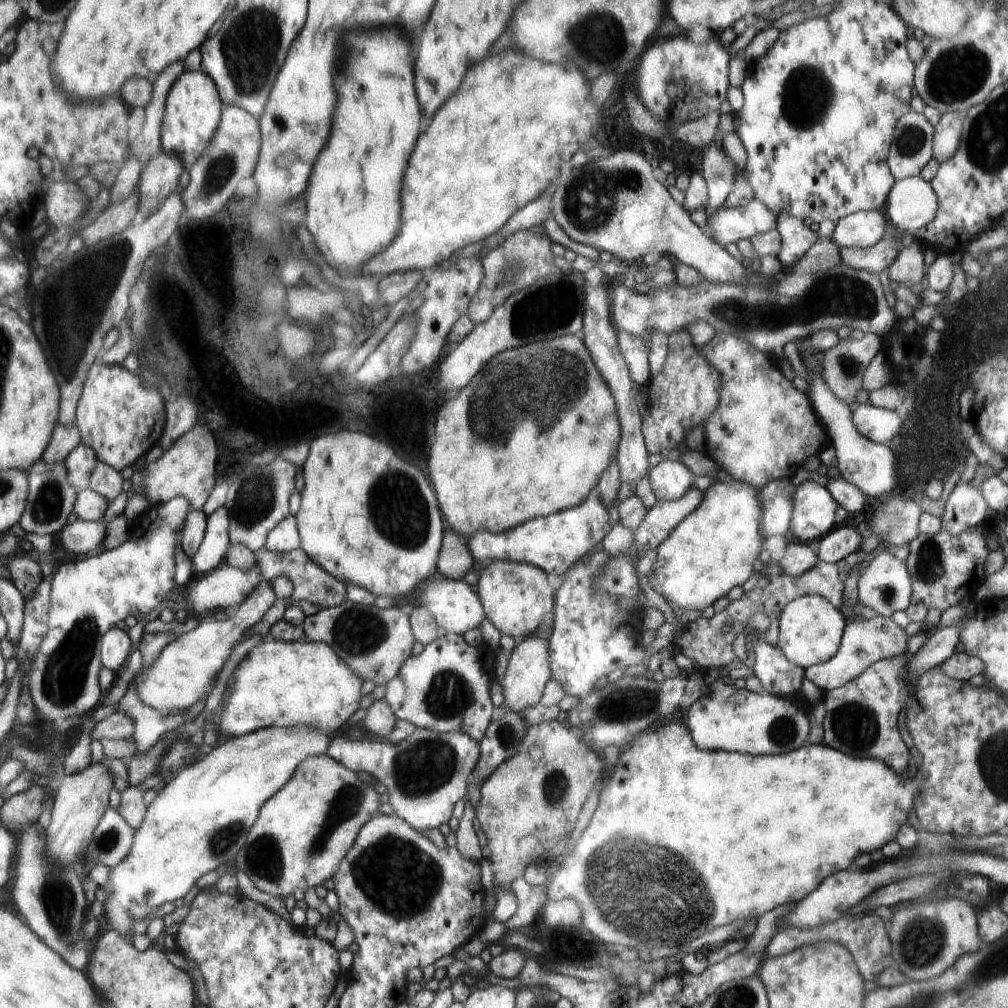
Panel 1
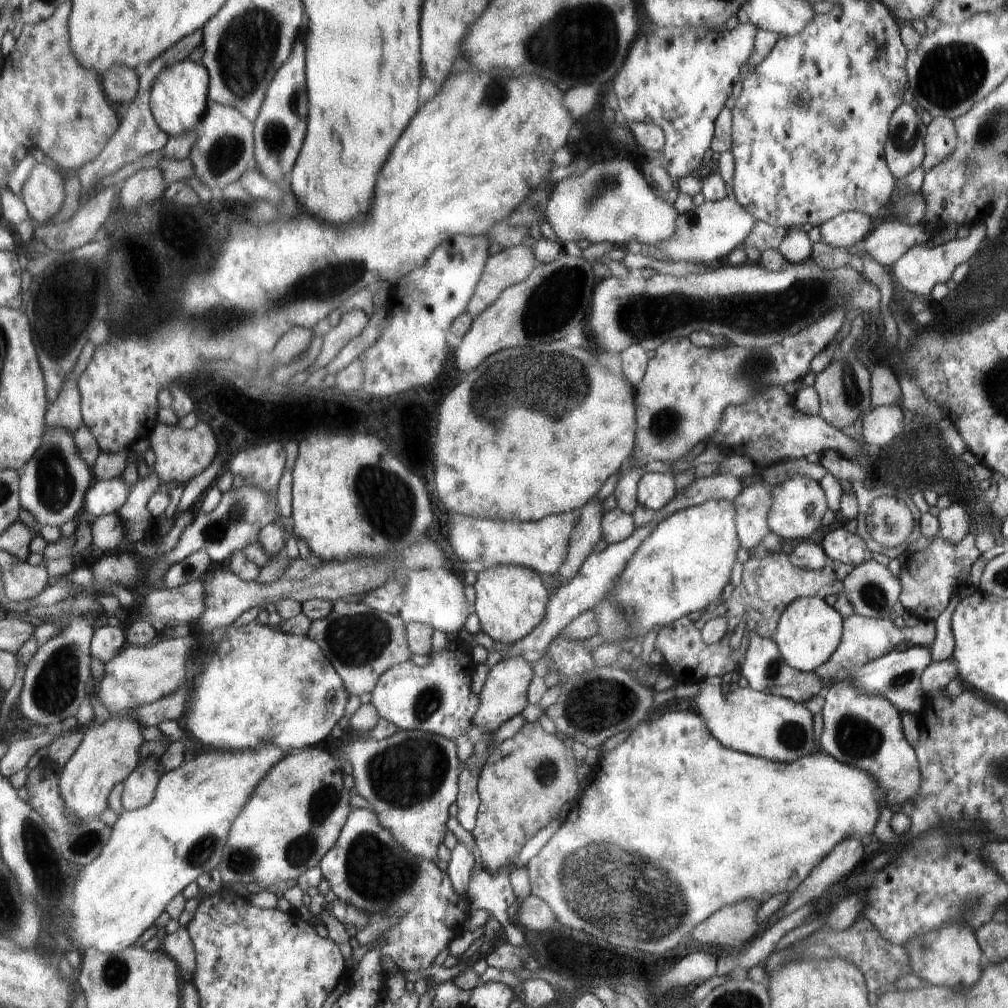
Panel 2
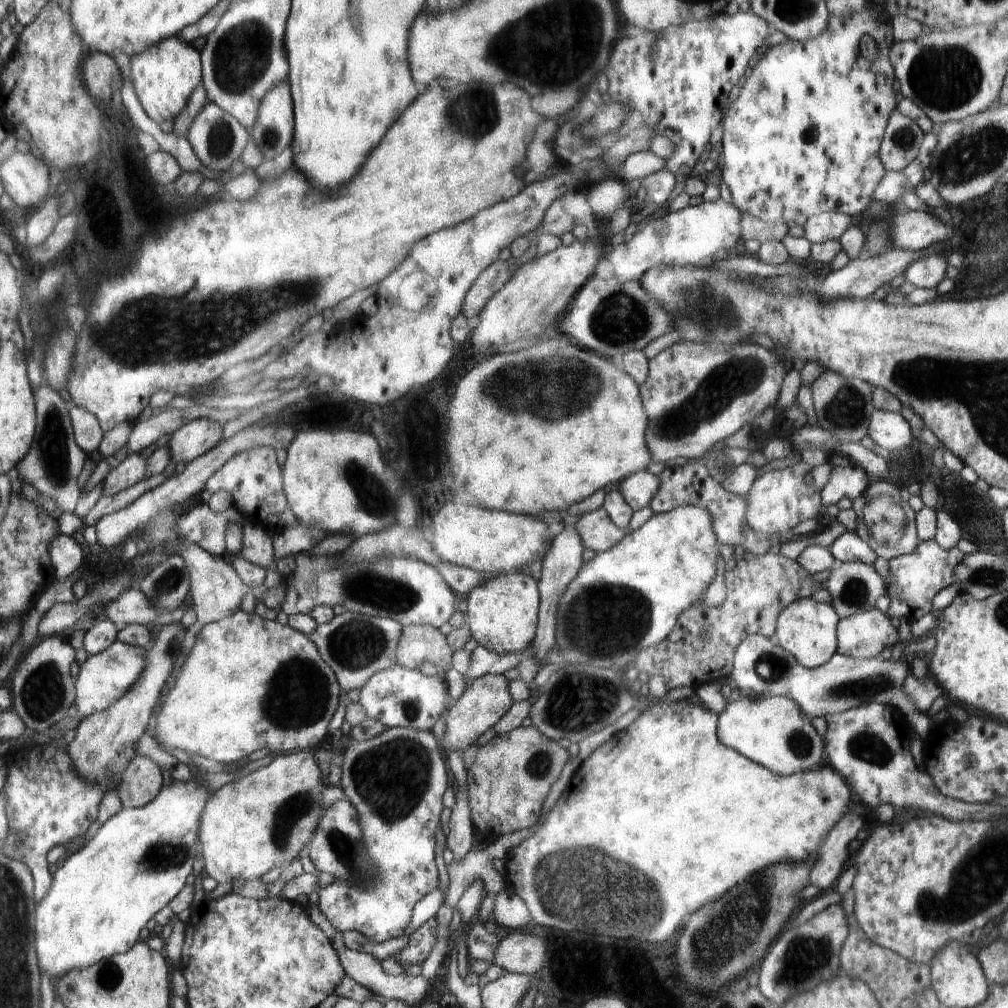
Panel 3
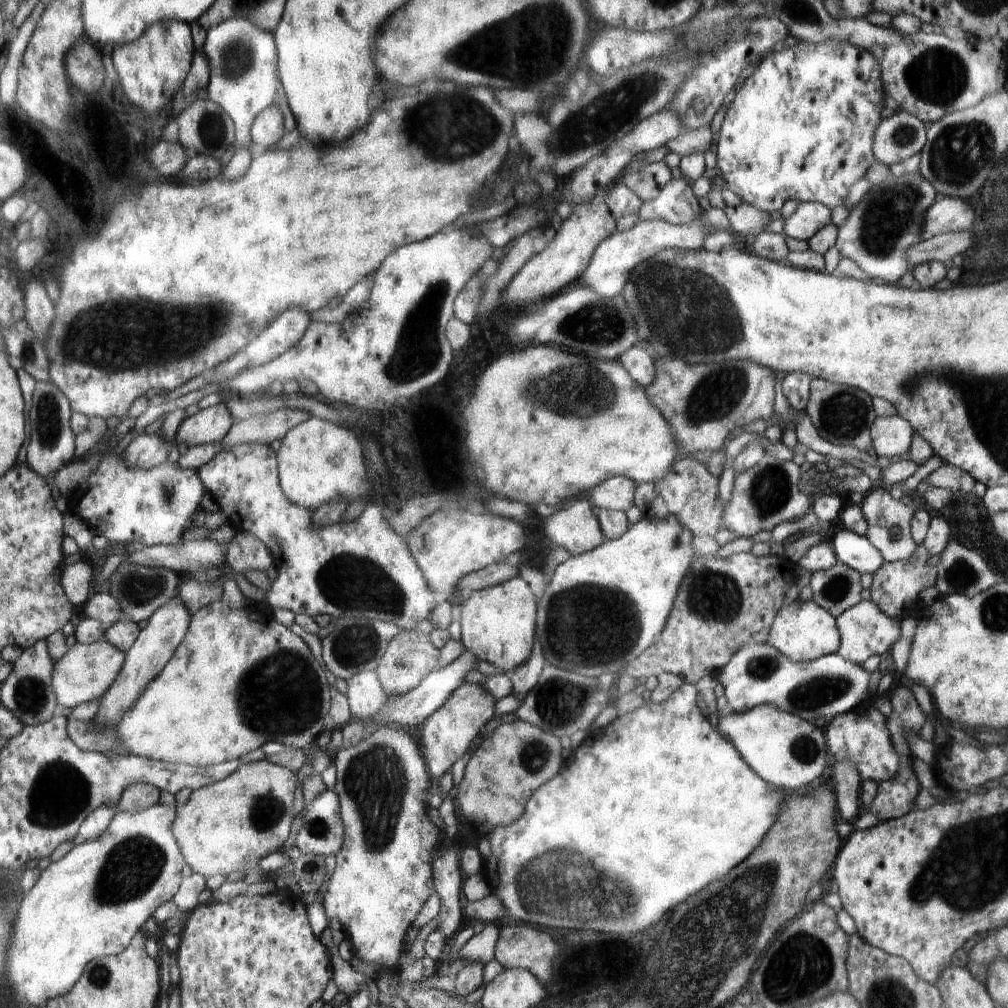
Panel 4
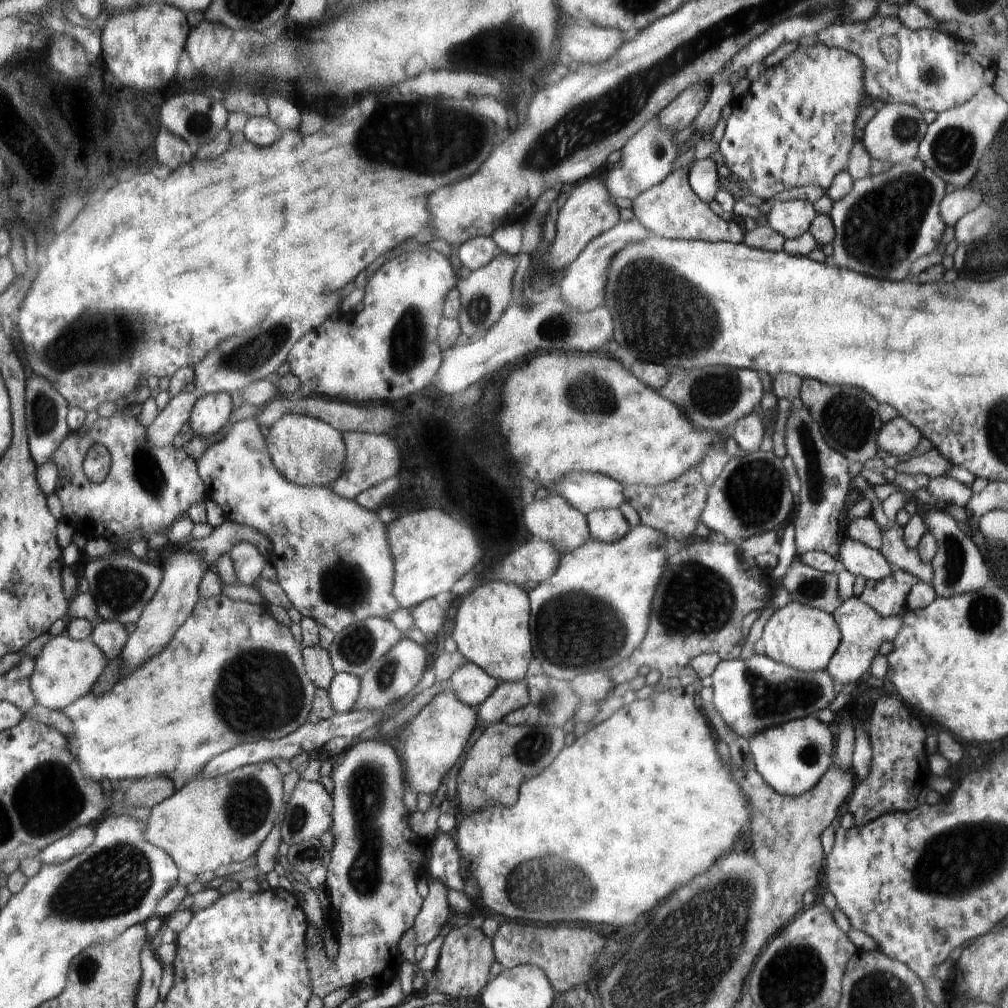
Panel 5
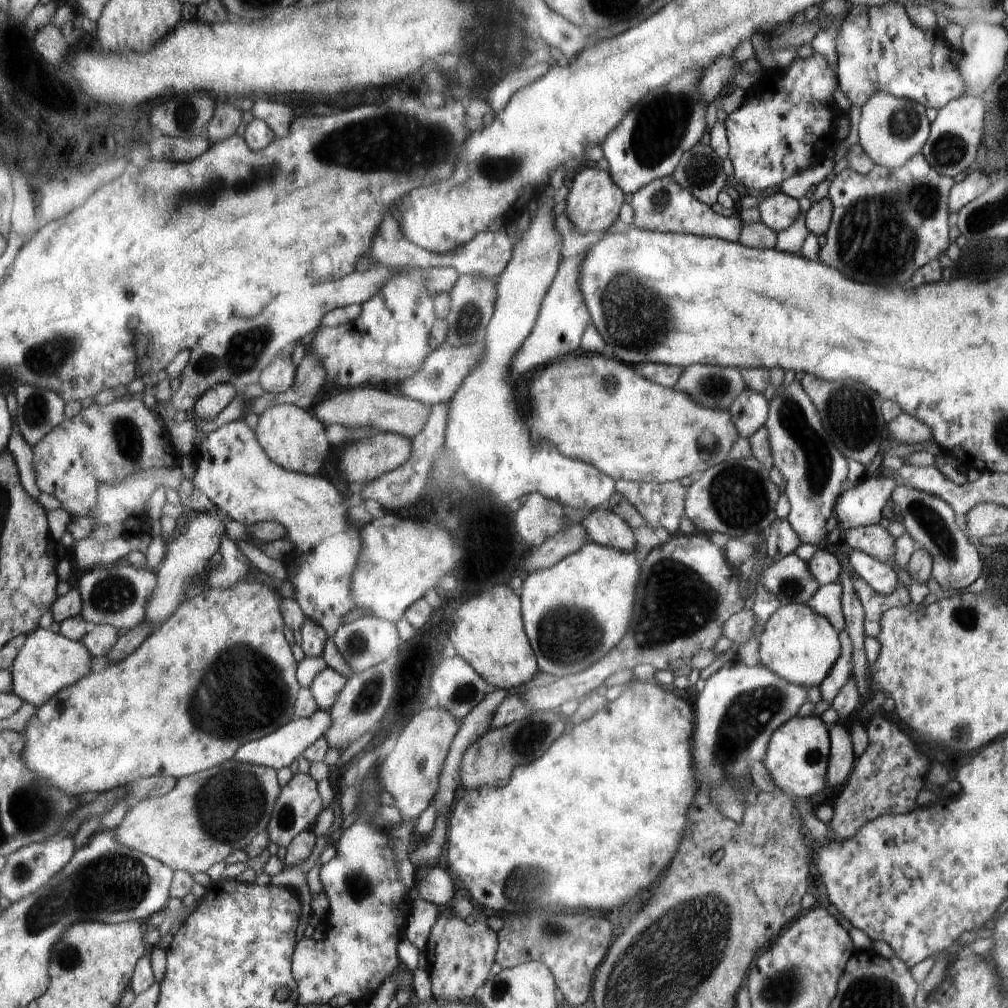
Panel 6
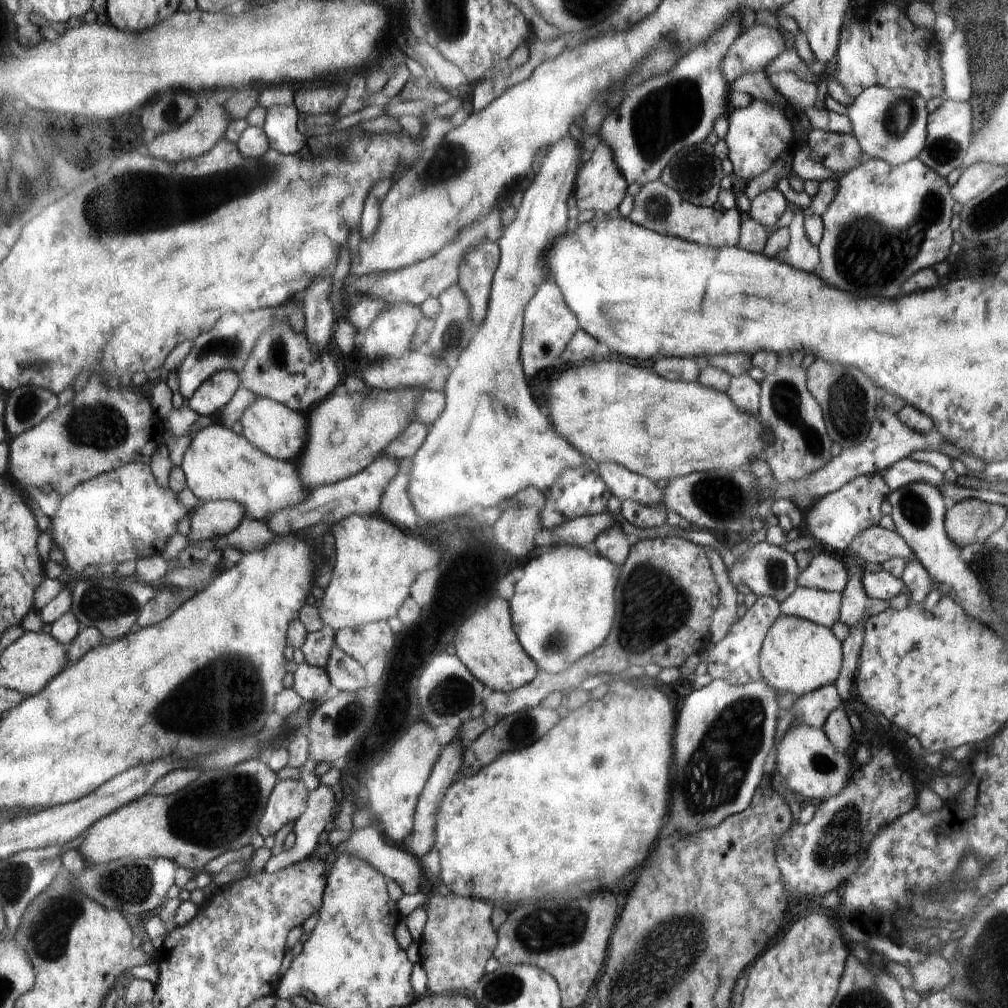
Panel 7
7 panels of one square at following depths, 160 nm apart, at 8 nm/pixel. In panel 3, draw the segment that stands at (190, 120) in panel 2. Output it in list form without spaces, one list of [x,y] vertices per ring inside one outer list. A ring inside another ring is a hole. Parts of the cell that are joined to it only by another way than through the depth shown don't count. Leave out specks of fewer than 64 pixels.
[[[172,38],[172,40],[162,41],[160,45],[156,45],[148,49],[140,56],[135,56],[132,59],[133,64],[133,78],[135,85],[148,114],[160,124],[171,120],[175,122],[182,113],[185,112],[189,106],[191,97],[205,80],[204,62],[202,56],[202,49],[195,44],[187,43],[182,39]]]

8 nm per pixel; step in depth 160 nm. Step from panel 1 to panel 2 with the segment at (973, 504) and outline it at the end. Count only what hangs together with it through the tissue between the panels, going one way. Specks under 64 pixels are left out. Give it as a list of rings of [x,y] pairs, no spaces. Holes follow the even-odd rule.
[[[951,503],[948,508],[940,510],[938,536],[955,545],[965,537],[970,528],[970,514],[964,504]]]

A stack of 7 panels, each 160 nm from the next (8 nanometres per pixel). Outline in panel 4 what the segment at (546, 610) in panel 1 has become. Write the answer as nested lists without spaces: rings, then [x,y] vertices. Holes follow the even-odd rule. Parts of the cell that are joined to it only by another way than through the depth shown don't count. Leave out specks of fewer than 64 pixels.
[[[522,577],[501,581],[494,586],[468,594],[456,615],[461,622],[461,641],[466,651],[486,660],[500,670],[514,670],[529,660],[535,642],[536,600]]]

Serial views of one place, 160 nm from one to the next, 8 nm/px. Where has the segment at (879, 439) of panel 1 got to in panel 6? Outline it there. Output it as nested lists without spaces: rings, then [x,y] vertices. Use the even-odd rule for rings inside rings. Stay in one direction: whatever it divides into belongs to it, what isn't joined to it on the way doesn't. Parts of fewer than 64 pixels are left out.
[[[901,413],[895,420],[889,424],[891,440],[894,444],[921,444],[932,441],[933,437],[928,426],[924,422]]]

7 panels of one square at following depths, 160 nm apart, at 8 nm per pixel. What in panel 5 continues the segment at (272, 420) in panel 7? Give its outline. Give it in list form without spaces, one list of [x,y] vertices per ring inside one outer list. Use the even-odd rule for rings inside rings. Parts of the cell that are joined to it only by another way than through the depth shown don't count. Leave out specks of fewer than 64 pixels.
[[[286,415],[270,426],[269,450],[277,470],[297,486],[330,487],[346,466],[344,434],[322,419],[306,415]]]

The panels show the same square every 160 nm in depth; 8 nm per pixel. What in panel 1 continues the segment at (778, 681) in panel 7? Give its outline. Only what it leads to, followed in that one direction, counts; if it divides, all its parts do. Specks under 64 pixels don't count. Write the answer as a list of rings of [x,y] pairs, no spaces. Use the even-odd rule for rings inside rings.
[[[804,595],[781,610],[777,646],[791,663],[806,670],[809,666],[830,660],[838,652],[846,623],[841,611],[829,599],[820,595]]]

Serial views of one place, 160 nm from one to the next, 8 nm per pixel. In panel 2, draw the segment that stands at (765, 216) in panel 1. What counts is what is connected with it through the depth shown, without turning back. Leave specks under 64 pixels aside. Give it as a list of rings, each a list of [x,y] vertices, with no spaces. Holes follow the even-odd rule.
[[[731,196],[717,201],[705,201],[700,206],[693,205],[693,209],[680,213],[677,222],[677,234],[673,239],[655,245],[665,254],[666,260],[675,262],[714,262],[724,258],[740,244],[754,230],[758,220]]]

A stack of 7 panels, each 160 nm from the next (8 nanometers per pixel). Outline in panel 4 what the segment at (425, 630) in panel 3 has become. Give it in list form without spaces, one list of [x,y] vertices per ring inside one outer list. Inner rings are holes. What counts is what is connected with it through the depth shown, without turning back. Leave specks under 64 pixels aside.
[[[402,629],[400,634],[390,641],[388,651],[384,654],[376,671],[383,687],[391,695],[404,695],[415,686],[421,684],[433,671],[438,670],[440,649],[430,641],[430,634],[414,629]]]

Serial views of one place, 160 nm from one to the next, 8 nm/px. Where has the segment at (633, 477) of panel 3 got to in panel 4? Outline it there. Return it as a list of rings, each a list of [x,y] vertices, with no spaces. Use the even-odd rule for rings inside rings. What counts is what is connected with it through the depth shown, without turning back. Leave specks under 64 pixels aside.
[[[625,476],[610,477],[591,489],[594,508],[627,512],[635,504],[638,483]]]

